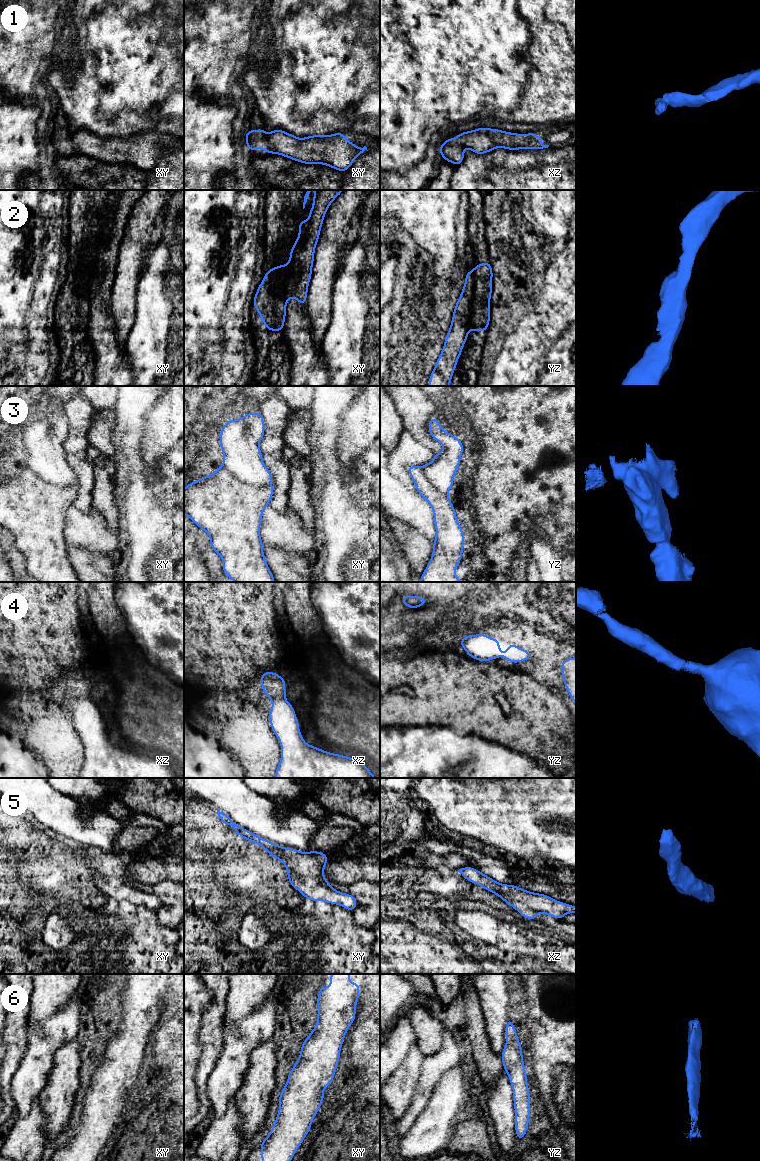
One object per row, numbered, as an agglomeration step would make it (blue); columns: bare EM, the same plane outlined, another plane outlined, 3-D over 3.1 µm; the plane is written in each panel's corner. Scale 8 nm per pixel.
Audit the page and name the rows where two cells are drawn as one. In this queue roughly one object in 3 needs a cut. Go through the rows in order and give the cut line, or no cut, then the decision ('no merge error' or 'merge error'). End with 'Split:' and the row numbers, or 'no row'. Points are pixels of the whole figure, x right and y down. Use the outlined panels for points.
1: cut none; no merge error
2: cut yz (473, 271), (473, 295), (470, 304), (470, 323), (468, 328); merge error
3: cut xy (222, 467), (243, 482), (255, 486), (271, 485); merge error
4: cut none; no merge error
5: cut none; no merge error
6: cut none; no merge error
Split: 2, 3

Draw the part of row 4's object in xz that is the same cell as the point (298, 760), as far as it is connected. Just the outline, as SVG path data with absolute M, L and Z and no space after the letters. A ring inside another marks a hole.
M272 671L260 677L264 694L274 704L269 710L269 721L281 745L281 759L274 778L377 778L355 758L305 743L293 705L284 701L286 681Z

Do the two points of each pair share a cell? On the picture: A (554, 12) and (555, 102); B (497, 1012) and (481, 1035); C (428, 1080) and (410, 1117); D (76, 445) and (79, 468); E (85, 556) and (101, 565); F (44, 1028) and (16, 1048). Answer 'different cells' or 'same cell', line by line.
A: different cells
B: different cells
C: same cell
D: different cells
E: same cell
F: different cells

